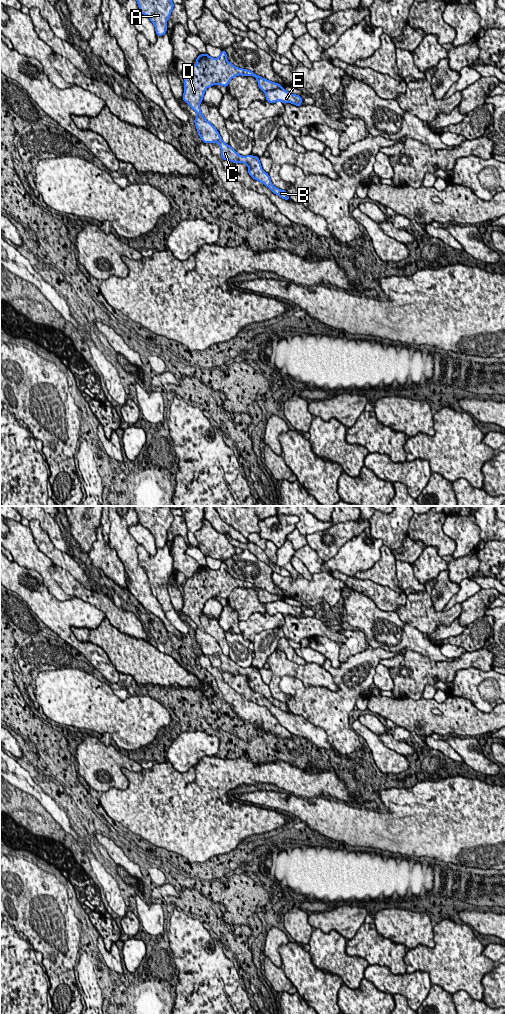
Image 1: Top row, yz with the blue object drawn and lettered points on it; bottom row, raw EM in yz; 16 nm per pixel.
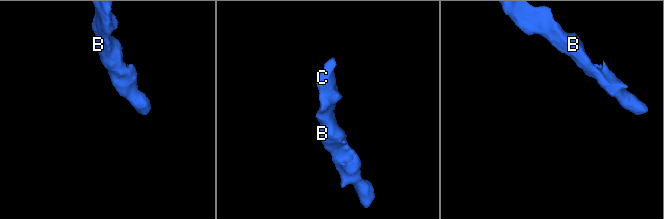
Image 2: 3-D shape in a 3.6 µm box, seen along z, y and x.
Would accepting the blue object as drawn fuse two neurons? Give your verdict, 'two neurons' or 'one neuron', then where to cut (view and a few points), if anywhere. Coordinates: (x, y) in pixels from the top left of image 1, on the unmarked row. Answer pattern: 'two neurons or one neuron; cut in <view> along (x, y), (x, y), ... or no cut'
two neurons; cut in yz along (281, 599), (265, 603)

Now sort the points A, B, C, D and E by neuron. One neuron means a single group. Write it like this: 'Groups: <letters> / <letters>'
Groups: A B C D / E

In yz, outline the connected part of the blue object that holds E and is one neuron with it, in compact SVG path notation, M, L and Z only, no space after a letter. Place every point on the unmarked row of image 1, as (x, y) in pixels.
M277 600L275 602L265 603L266 612L269 615L273 616L277 613L281 613L284 616L292 615L296 618L301 618L302 610L299 607L291 606L287 604L284 600Z

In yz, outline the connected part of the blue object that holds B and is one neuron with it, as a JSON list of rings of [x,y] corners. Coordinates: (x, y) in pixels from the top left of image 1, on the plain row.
[[[221,562],[218,570],[212,570],[207,565],[205,567],[199,566],[196,574],[196,577],[190,577],[184,581],[183,612],[197,625],[194,635],[202,654],[214,655],[216,653],[221,660],[221,669],[223,672],[246,676],[248,678],[248,685],[253,691],[262,694],[282,711],[290,712],[286,703],[272,697],[269,686],[261,679],[259,669],[239,667],[230,657],[227,657],[222,652],[219,644],[205,631],[200,621],[200,615],[208,599],[215,596],[227,599],[230,592],[238,587],[255,589],[258,593],[258,599],[262,603],[282,600],[281,596],[264,591],[250,582],[235,579],[227,572],[227,565],[224,562]]]

